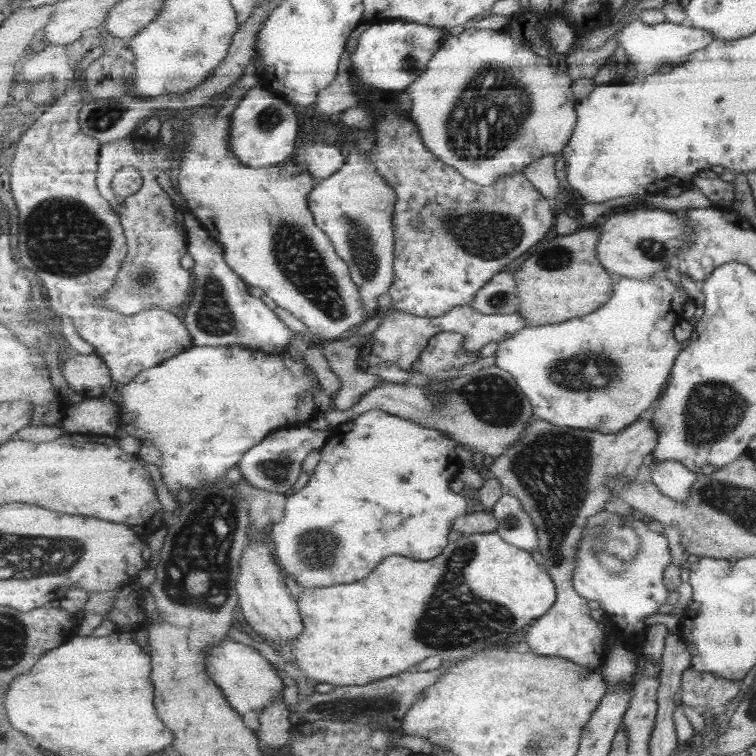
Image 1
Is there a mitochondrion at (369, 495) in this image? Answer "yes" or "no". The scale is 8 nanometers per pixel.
no

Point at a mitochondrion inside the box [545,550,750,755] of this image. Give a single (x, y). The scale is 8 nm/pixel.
(720, 640)

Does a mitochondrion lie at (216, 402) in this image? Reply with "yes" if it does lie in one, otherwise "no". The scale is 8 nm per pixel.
no

